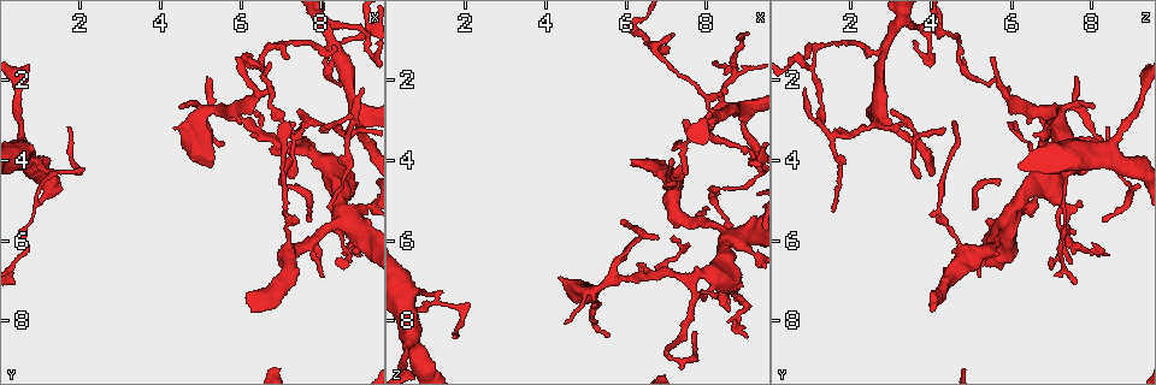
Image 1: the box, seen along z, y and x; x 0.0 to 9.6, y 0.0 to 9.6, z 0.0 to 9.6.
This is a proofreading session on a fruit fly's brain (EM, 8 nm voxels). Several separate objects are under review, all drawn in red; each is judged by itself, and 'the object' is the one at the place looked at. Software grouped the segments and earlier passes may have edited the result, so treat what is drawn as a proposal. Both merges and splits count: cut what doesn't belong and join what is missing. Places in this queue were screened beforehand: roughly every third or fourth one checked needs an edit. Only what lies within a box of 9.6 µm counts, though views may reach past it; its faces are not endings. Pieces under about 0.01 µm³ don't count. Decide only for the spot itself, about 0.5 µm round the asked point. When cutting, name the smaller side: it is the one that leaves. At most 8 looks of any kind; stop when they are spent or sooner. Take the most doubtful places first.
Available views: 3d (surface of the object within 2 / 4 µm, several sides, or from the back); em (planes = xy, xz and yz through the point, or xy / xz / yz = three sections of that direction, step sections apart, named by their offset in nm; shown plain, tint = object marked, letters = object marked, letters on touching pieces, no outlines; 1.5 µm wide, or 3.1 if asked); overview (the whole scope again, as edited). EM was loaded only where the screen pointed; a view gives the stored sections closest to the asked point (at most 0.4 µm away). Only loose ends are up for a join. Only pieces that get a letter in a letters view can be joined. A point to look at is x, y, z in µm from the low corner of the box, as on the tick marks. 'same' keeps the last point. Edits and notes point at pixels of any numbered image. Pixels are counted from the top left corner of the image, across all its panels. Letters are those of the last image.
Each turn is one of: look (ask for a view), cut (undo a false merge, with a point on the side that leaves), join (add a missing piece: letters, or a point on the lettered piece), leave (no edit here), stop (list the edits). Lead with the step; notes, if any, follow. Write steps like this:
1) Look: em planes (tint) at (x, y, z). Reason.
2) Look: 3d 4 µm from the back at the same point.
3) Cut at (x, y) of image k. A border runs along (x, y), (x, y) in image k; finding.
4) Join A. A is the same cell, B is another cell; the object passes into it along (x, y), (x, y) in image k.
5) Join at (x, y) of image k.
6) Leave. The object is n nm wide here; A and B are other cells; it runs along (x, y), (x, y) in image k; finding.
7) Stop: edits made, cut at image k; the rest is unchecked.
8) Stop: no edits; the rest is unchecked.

Look: em planes (letters) at (8.60, 5.35, 6.00). Small branch off a trunk.

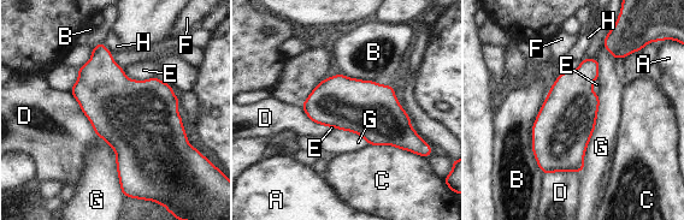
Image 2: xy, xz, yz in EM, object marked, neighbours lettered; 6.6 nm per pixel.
Leave. A, B, C, D, E, F, G and H are other cells; a border runs along (599, 95), (596, 124), (582, 173) in image 2; continuous, no second neuron.

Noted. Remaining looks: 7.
Look: 3d 2 µm at (7.00, 3.05, 1.35). An open end.

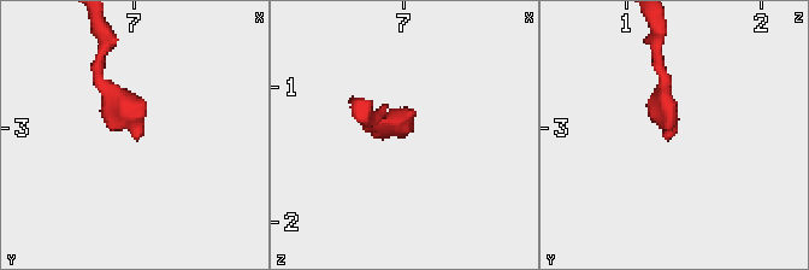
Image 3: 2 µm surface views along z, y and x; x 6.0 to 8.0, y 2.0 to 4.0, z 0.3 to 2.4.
Look: em planes (plain) at (7.02, 3.08, 1.34). Need the tissue.

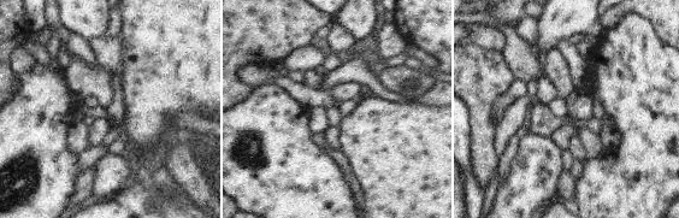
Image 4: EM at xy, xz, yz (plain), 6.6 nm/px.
Look: em planes (letters) at the same point. What lies round it.

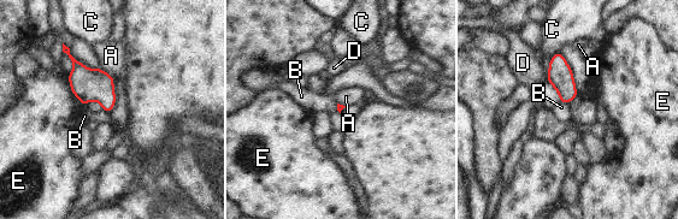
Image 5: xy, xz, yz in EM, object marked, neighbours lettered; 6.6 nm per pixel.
Leave. A, B, C, D and E are other cells; a border runs along (559, 101), (567, 104) in image 5; none of them fits.

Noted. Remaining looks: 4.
Look: em yz step 4 (letters) at (5.20, 1.90, 7.65). Thin end.

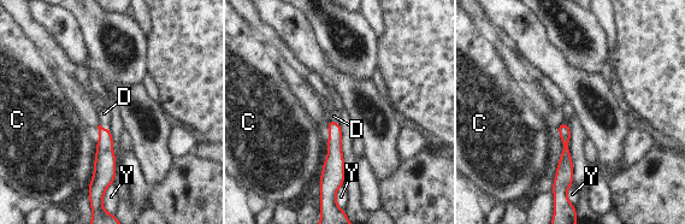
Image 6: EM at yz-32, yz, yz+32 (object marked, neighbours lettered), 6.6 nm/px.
Join D. D is the same cell, C and Y are other cells; the neuron continues.

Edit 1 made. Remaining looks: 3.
Stop: edits made, join at image 6; the rest is unchecked.

